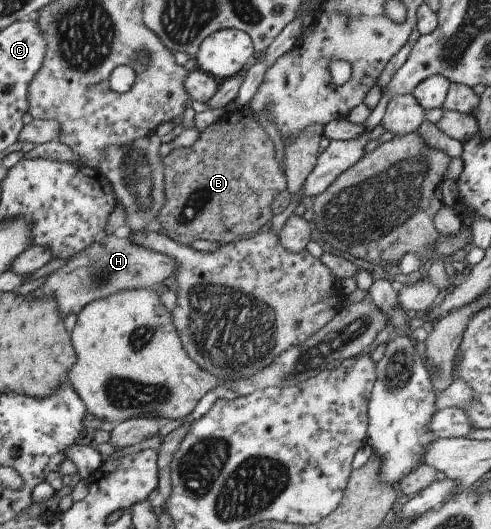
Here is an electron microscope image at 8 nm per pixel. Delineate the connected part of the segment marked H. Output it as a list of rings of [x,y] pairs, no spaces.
[[[105,234],[100,241],[92,243],[84,250],[55,270],[43,285],[29,293],[32,298],[52,295],[62,319],[71,312],[77,315],[90,301],[114,294],[116,291],[155,287],[163,279],[172,277],[176,271],[174,259],[113,234]]]

